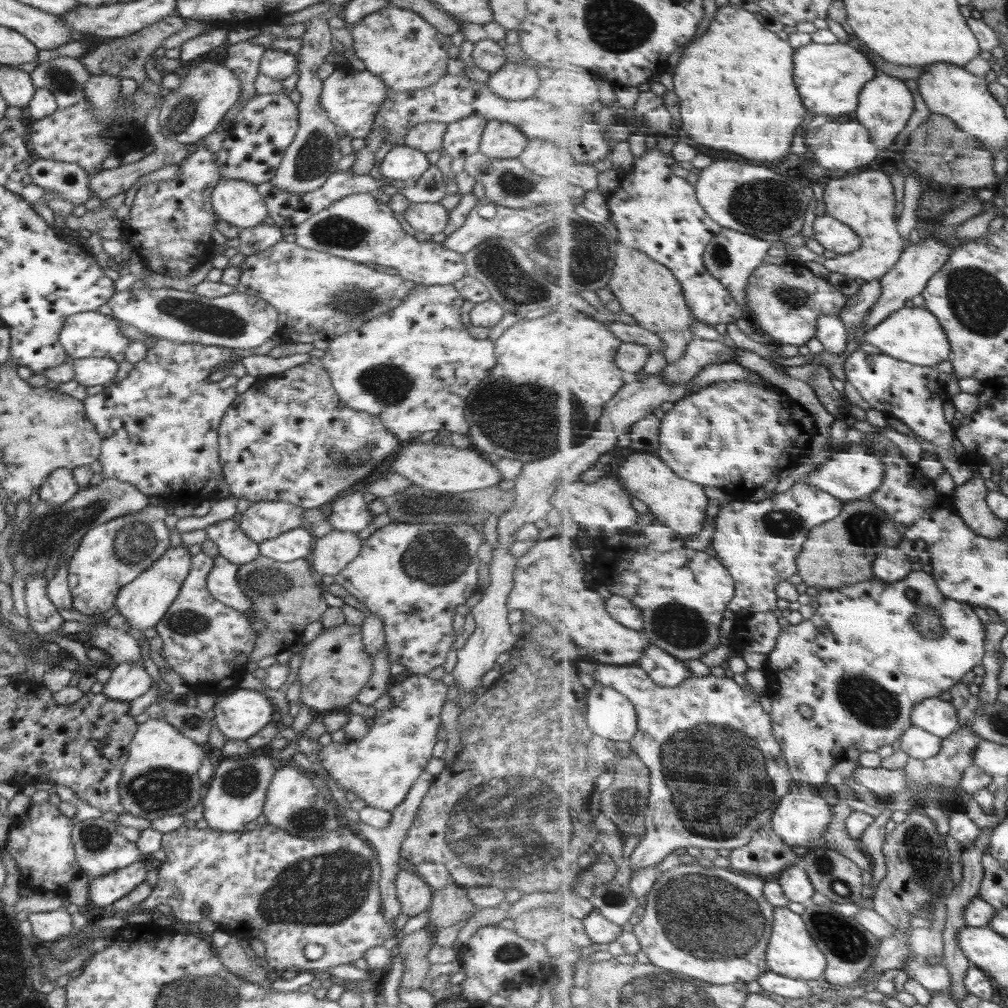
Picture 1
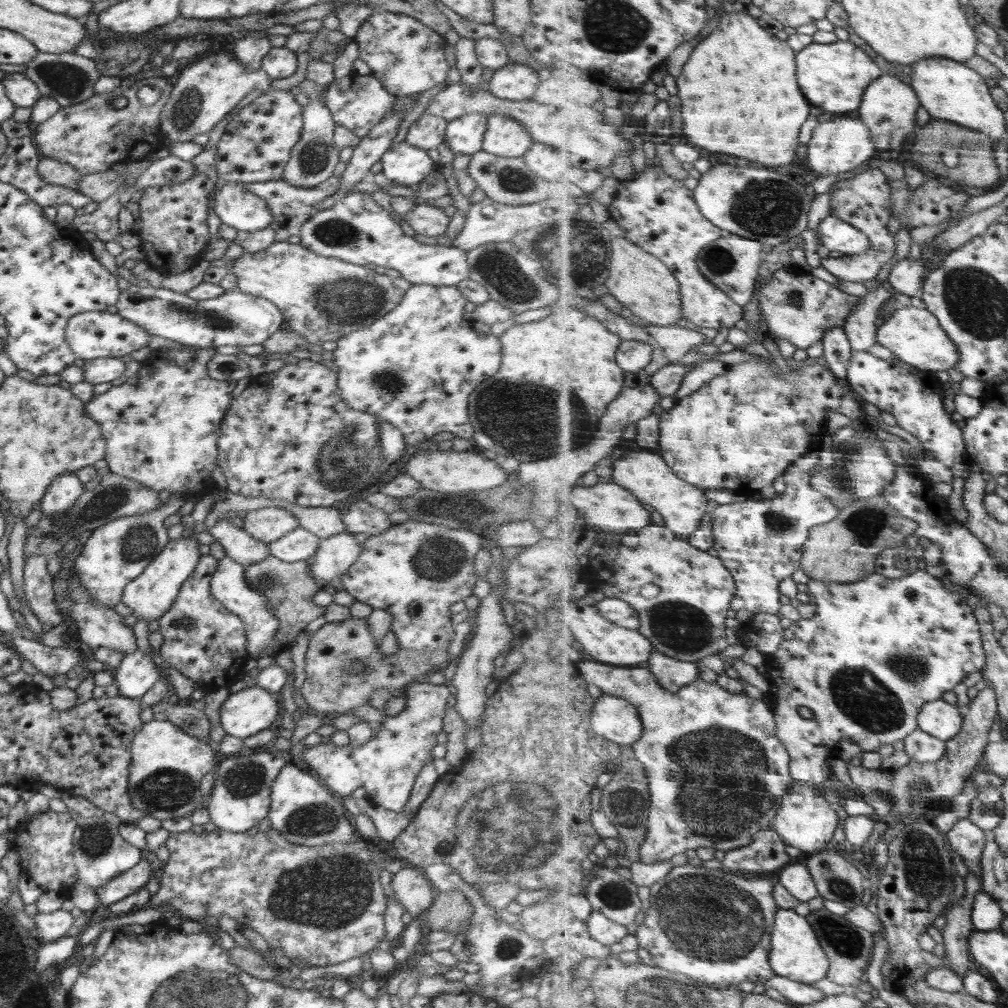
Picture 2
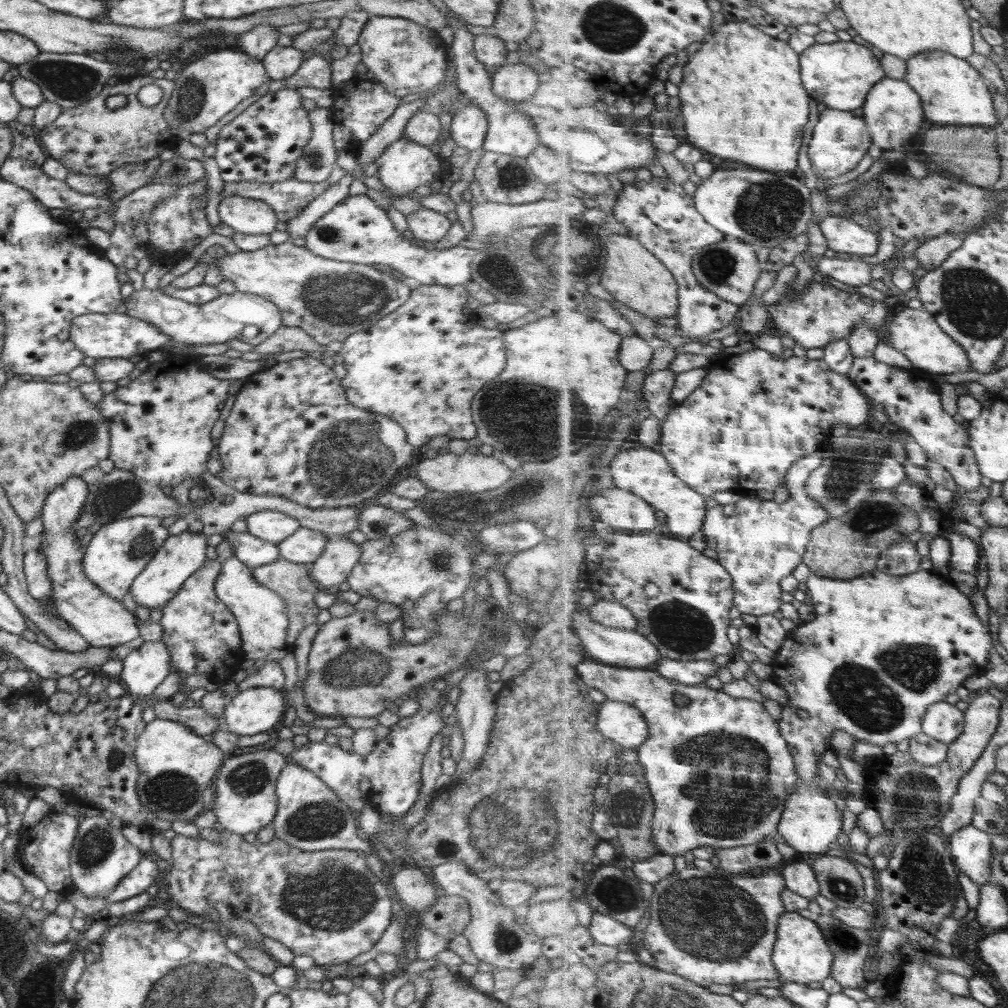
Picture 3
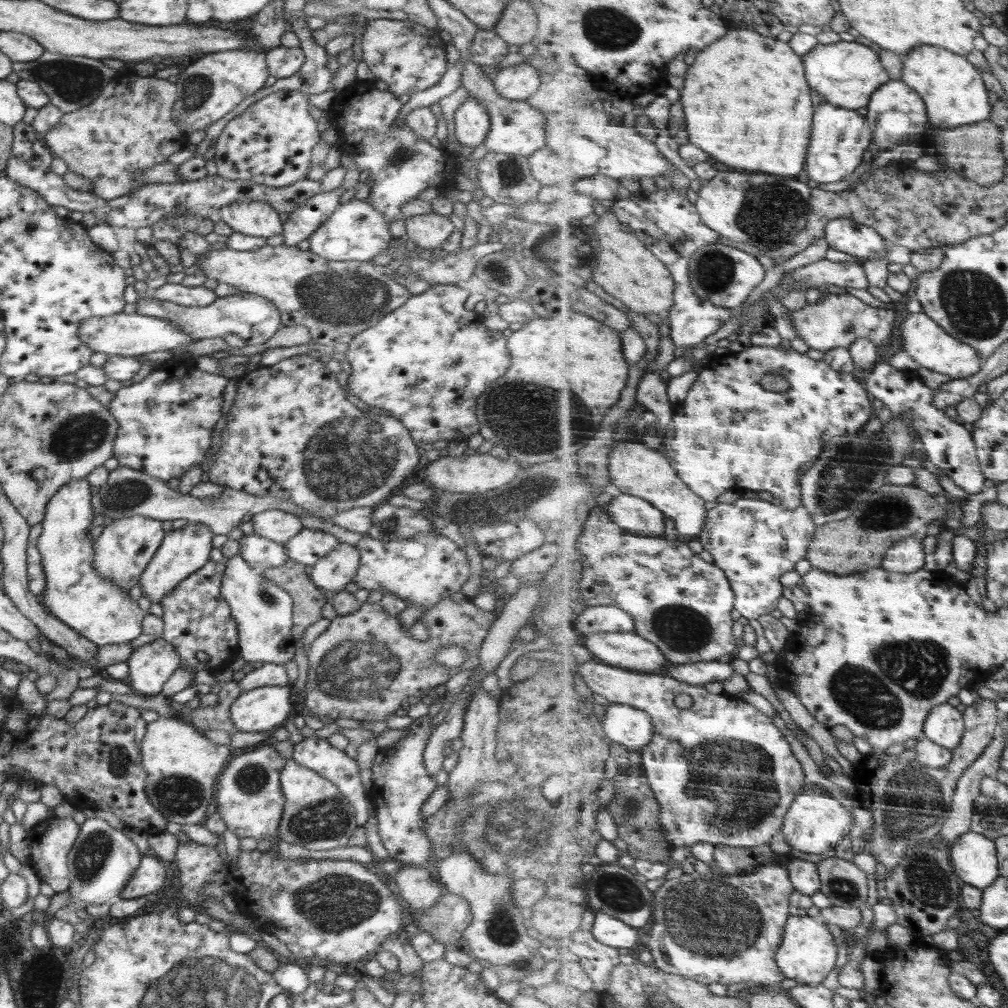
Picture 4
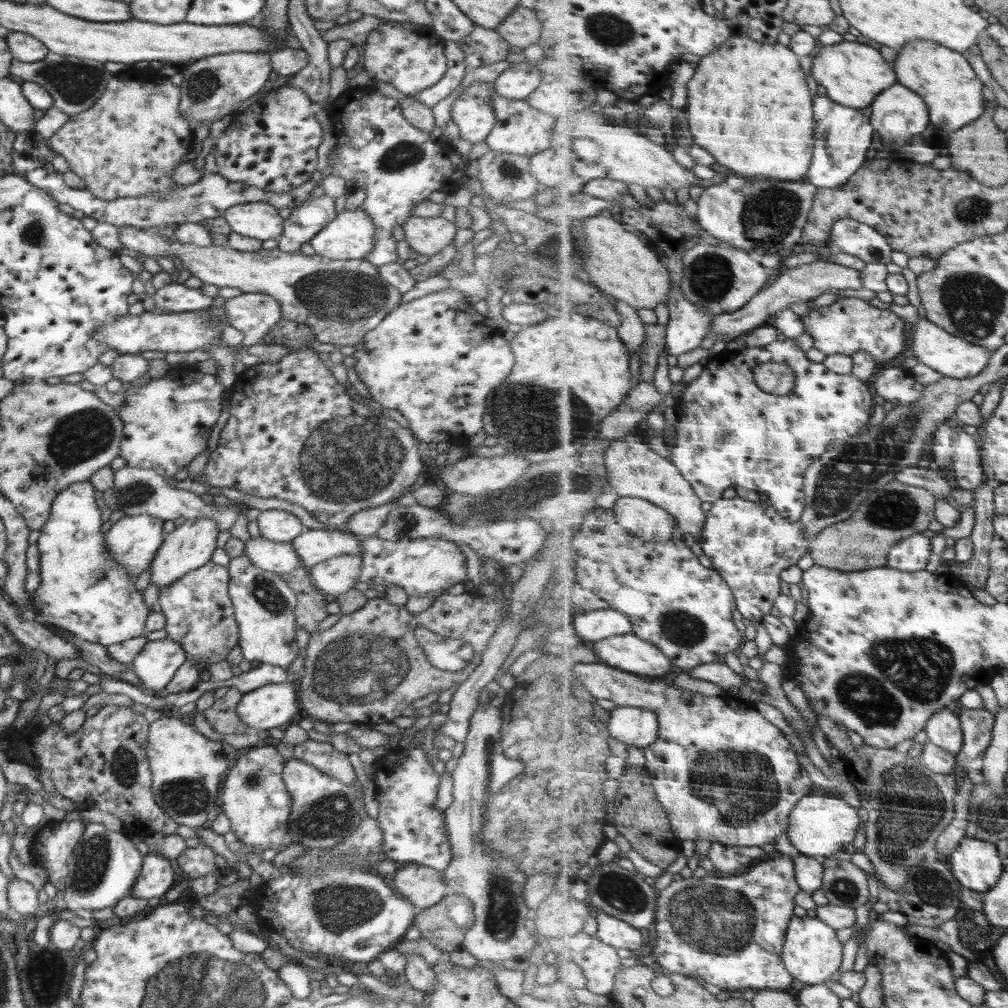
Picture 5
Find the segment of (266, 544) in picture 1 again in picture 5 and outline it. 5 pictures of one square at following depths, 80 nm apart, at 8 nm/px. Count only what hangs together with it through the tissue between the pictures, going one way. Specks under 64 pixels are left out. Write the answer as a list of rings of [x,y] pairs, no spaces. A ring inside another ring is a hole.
[[[305,528],[290,543],[303,566],[308,568],[333,556],[351,554],[361,558],[363,553],[356,534],[342,533],[338,529]]]

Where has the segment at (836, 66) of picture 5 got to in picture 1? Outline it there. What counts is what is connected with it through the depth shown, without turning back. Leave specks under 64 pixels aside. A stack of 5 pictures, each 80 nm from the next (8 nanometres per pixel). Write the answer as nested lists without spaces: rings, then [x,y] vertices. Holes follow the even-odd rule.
[[[814,41],[808,46],[797,48],[795,63],[795,79],[808,110],[814,115],[826,114],[834,119],[843,119],[850,112],[857,112],[862,91],[871,80],[882,74],[866,53],[848,42],[822,44]]]

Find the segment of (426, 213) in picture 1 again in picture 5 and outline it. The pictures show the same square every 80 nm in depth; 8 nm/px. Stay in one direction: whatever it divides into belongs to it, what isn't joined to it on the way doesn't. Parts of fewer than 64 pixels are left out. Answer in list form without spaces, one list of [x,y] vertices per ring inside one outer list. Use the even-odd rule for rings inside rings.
[[[411,216],[403,224],[405,240],[414,253],[432,256],[452,243],[456,225],[441,216]]]

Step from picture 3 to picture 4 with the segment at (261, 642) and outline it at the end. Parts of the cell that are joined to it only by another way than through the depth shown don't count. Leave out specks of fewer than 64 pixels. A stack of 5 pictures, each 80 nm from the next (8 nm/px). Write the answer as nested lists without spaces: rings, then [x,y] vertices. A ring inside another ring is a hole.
[[[239,554],[224,563],[221,594],[237,624],[239,656],[249,663],[262,661],[283,666],[296,652],[291,631],[294,604],[290,593],[264,577],[262,570],[252,568]]]

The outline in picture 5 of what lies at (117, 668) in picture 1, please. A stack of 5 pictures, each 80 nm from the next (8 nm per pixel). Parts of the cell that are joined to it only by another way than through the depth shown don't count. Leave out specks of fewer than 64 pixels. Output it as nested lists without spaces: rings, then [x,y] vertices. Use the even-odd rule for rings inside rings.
[[[165,637],[148,641],[130,665],[143,684],[141,689],[160,695],[164,693],[165,686],[172,680],[178,667],[182,666],[186,659],[182,645]]]

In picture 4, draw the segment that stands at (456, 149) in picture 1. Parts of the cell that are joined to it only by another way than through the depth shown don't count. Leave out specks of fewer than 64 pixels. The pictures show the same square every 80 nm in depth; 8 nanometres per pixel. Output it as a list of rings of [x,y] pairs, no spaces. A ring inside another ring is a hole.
[[[469,96],[455,113],[455,135],[459,144],[468,150],[483,144],[490,130],[490,115],[485,105]]]

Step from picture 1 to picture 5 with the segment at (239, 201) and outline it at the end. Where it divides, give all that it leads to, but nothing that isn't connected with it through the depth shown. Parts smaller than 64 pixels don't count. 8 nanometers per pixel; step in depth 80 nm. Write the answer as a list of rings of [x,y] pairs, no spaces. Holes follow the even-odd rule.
[[[252,202],[227,208],[222,214],[231,232],[261,241],[278,238],[284,230],[284,219],[271,204]]]

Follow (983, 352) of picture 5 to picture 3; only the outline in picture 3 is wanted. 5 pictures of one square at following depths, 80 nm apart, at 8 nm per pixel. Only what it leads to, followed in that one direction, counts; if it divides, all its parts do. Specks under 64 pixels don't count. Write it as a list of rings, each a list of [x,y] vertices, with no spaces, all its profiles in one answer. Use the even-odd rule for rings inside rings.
[[[904,308],[887,328],[887,332],[887,344],[903,353],[913,366],[921,371],[937,375],[974,371],[974,363],[970,361],[970,353],[960,345],[960,342],[942,329],[933,312],[922,308]]]

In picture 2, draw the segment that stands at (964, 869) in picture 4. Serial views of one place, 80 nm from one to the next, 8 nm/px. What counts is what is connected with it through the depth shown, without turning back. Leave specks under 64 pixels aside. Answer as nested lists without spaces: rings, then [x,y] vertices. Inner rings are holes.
[[[966,818],[956,824],[947,836],[953,851],[964,858],[962,860],[966,862],[969,872],[984,878],[983,857],[988,845],[988,832],[976,826],[972,819]]]

